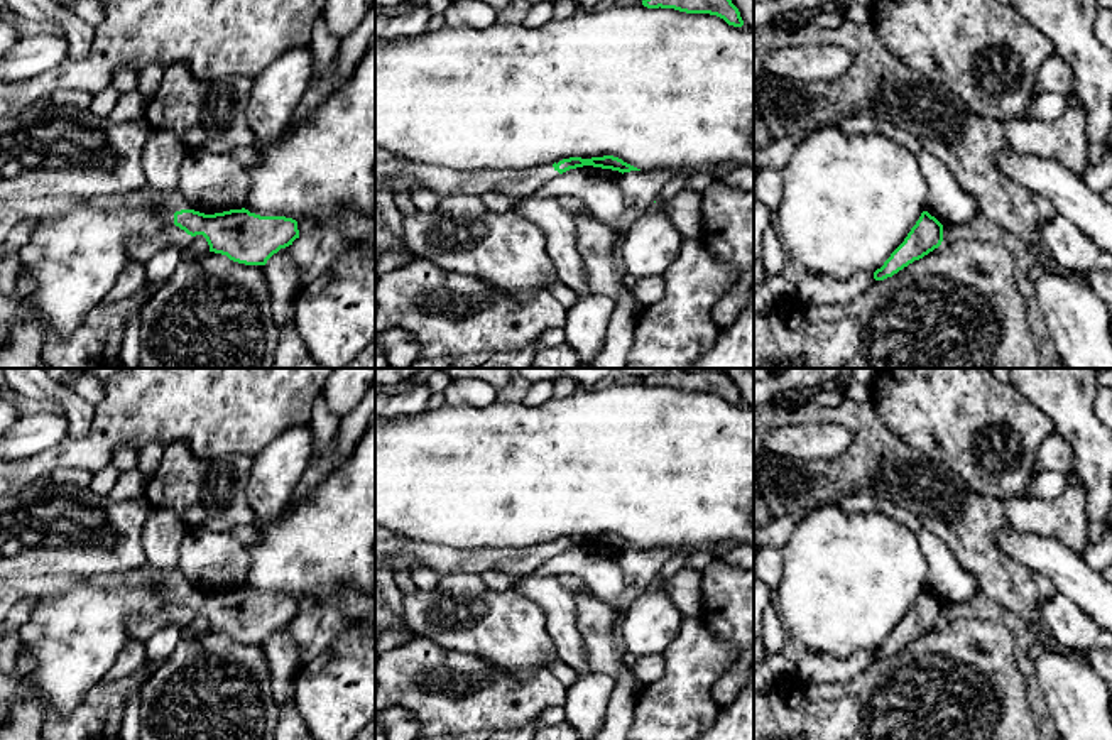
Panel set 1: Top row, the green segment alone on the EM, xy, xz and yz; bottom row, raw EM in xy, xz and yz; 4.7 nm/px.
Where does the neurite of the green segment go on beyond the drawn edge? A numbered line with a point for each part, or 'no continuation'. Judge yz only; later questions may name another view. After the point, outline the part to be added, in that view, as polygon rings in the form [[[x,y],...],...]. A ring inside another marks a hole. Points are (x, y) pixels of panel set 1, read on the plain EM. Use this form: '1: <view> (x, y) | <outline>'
no continuation

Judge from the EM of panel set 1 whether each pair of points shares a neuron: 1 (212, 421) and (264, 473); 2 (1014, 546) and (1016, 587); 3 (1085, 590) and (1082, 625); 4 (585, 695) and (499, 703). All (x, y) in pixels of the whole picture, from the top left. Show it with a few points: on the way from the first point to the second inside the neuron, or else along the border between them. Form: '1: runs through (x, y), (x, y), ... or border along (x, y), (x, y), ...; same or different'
1: border along (284, 431), (252, 457); different
2: border along (996, 534), (996, 543), (1006, 553), (1048, 578); different
3: border along (1057, 592), (1070, 598), (1094, 622); different
4: border along (566, 690), (566, 700), (561, 705); different

